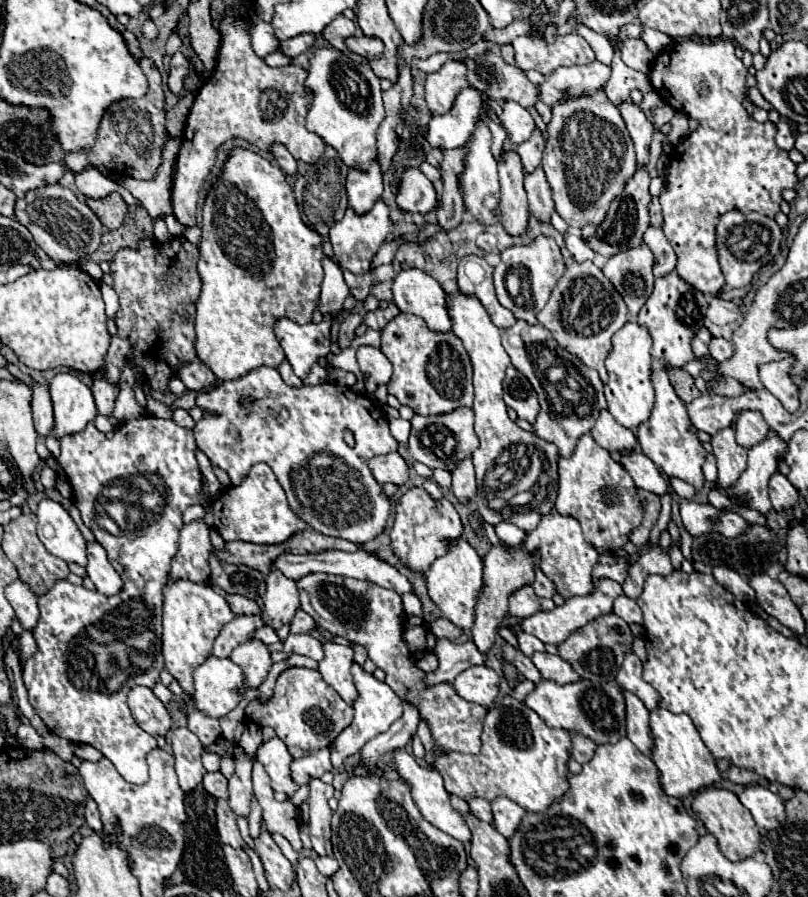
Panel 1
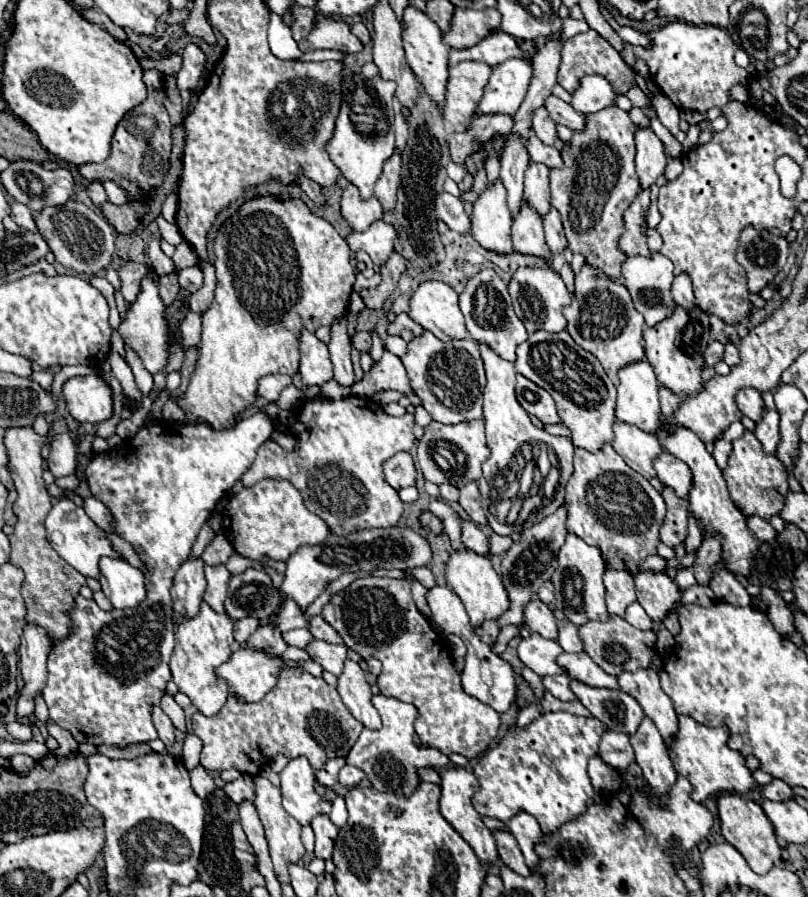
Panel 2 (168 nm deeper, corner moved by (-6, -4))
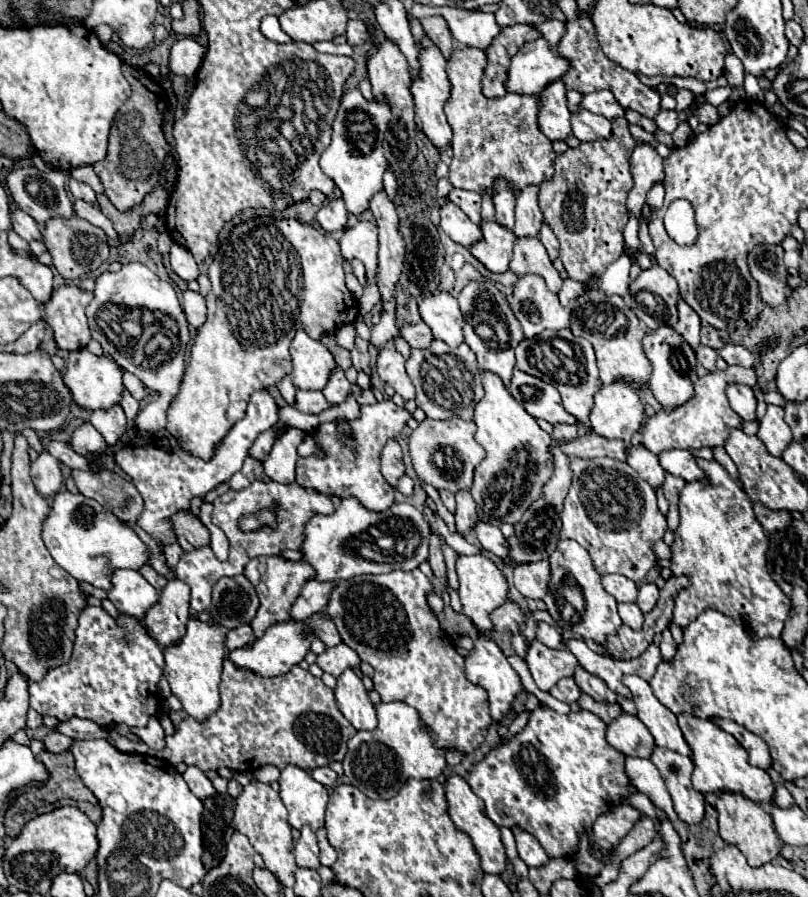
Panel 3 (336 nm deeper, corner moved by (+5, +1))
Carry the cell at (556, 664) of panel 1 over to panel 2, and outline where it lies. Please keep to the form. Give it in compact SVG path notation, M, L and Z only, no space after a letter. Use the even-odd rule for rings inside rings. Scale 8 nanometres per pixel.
M580 651L580 653L562 653L562 655L558 655L556 663L564 669L564 673L570 679L576 679L584 685L618 689L616 677L604 673L584 651Z

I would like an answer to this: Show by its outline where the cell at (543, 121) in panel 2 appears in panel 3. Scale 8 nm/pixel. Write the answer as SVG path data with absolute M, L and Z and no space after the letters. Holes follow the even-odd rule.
M561 80L551 82L539 94L539 128L549 140L567 140L571 134L571 112L567 108L567 88Z

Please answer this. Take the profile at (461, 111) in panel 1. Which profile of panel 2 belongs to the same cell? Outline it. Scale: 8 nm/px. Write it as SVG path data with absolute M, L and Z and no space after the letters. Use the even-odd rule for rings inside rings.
M508 59L492 69L490 81L484 87L484 95L478 101L474 117L484 113L508 113L514 115L524 101L526 89L532 79L532 65L526 59Z

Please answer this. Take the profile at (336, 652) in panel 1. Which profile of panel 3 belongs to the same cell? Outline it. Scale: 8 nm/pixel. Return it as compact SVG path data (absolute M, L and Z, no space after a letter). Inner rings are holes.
M347 668L337 678L335 698L337 698L339 710L355 726L355 730L375 730L377 728L375 706L369 700L369 694L361 678L351 668Z

